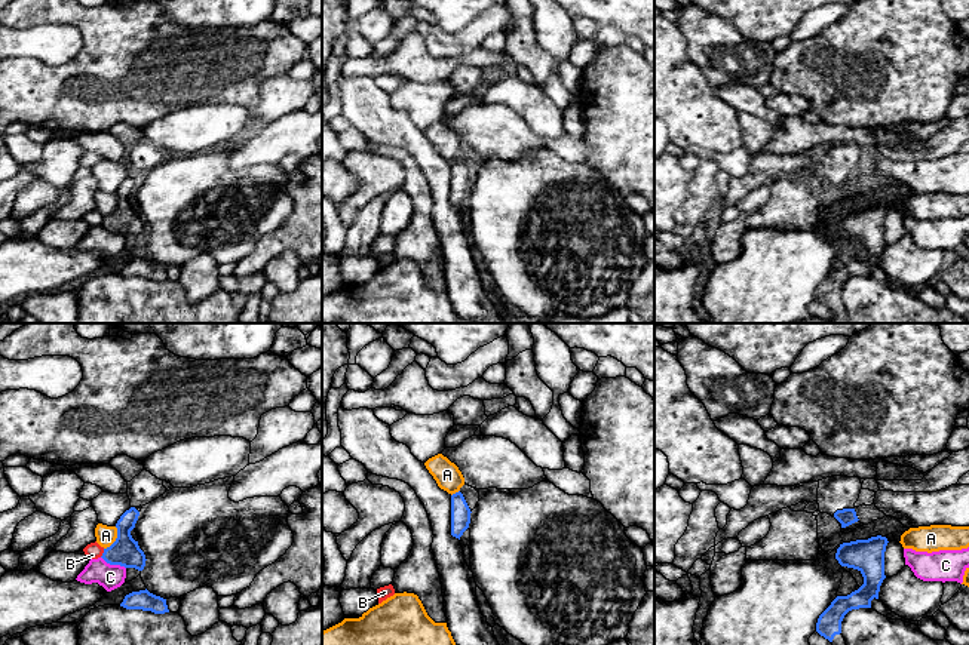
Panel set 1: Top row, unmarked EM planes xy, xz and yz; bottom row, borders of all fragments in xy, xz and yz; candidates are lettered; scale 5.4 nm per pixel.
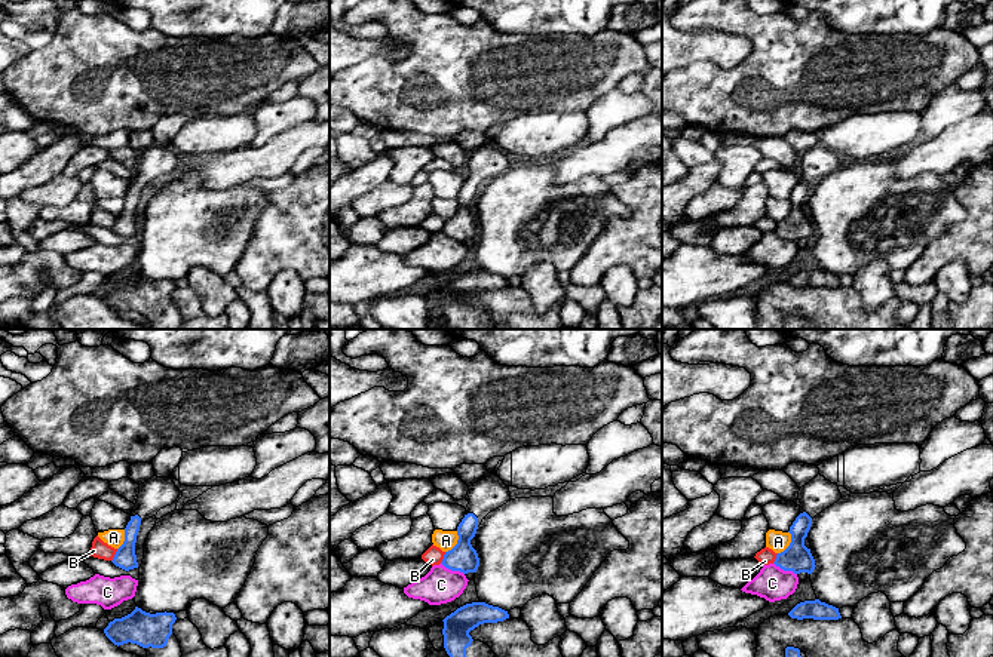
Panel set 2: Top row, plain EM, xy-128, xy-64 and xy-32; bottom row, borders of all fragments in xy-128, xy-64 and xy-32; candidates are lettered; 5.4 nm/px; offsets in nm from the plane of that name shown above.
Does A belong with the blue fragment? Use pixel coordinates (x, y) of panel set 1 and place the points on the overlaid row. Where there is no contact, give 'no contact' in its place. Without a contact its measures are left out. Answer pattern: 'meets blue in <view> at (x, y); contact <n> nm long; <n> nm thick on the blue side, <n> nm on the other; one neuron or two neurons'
meets blue in xy at (116, 538); contact 140 nm long; 160 nm thick on the blue side, 110 nm on the other; two neurons

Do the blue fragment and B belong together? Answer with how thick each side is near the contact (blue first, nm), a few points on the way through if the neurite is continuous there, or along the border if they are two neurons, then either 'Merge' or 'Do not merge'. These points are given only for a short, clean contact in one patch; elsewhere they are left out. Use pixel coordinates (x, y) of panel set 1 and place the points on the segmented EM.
Thickness 160 nm (blue) against 90 nm. Boundary: xy (104, 549), (100, 556). Do not merge

